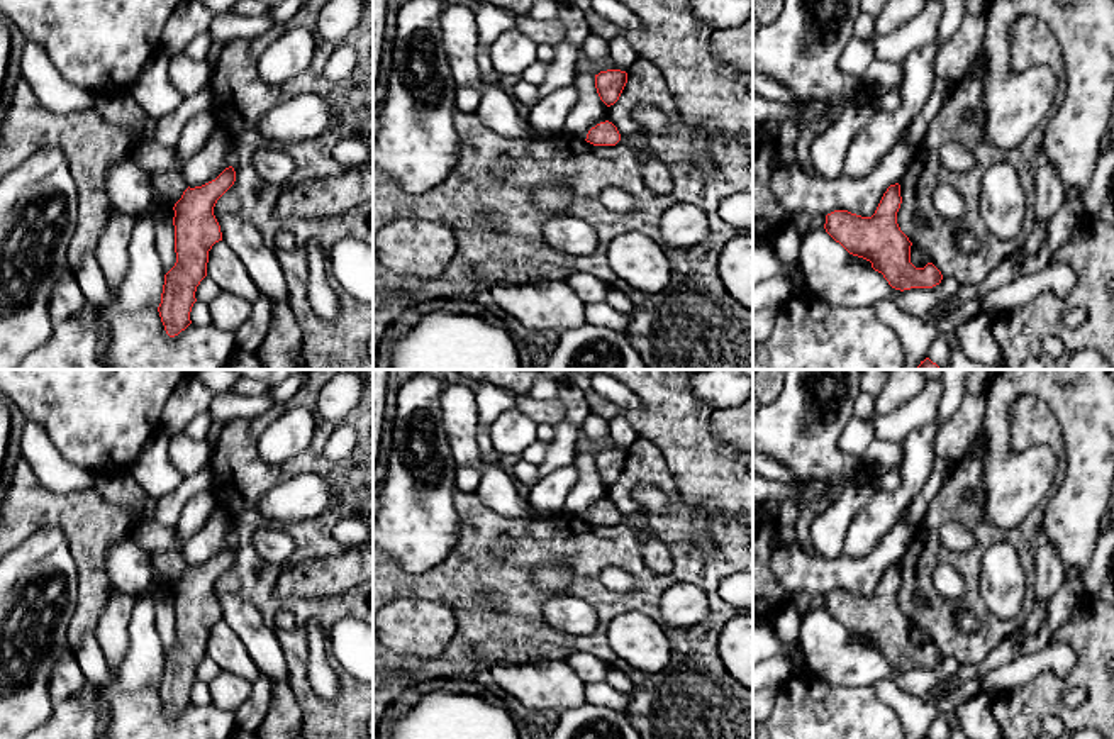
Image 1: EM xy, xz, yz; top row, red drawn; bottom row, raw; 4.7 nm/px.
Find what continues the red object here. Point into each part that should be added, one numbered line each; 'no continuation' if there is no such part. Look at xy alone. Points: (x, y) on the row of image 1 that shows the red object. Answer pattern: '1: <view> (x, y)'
no continuation

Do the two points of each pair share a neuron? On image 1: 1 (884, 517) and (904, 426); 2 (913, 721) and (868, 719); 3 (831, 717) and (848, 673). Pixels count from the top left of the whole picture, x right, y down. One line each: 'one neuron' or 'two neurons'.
1: two neurons
2: two neurons
3: two neurons

